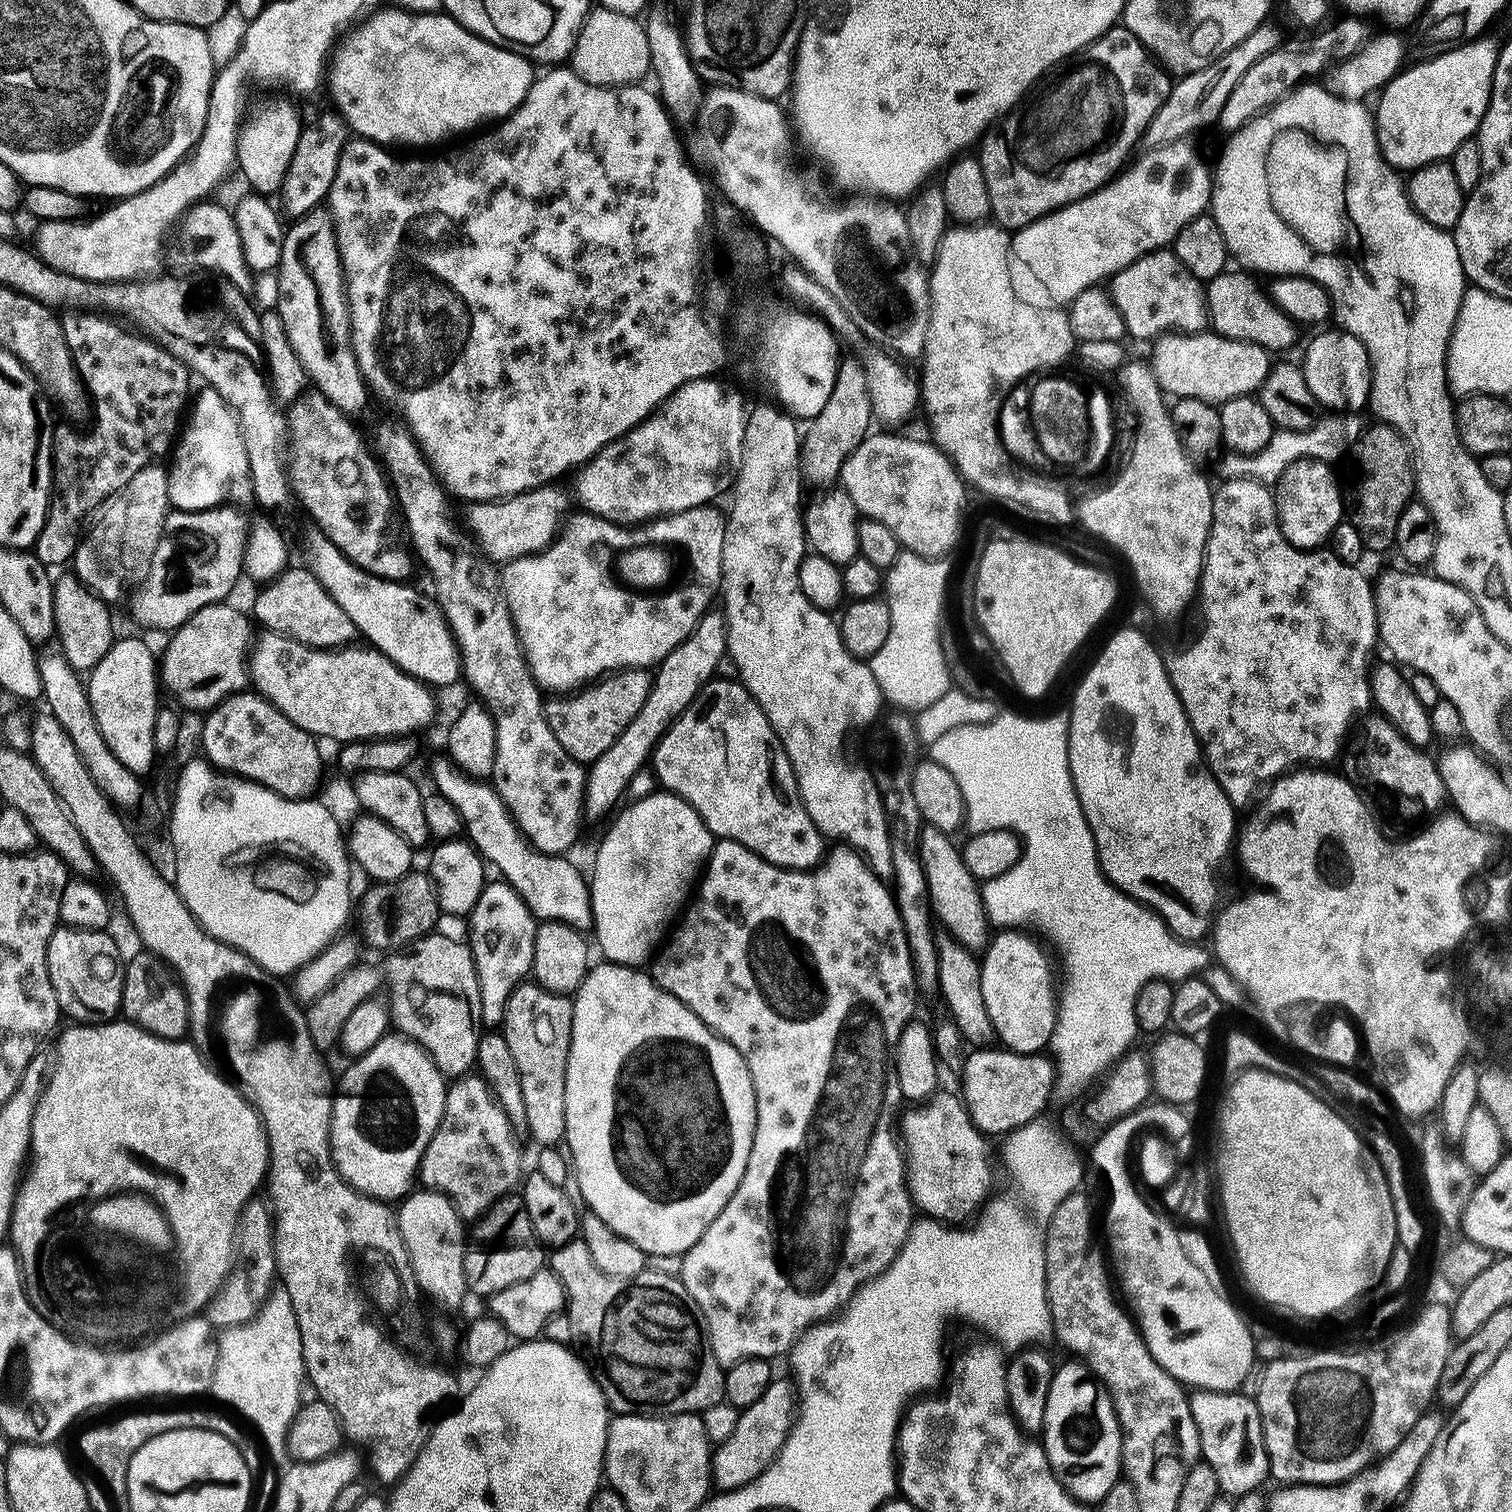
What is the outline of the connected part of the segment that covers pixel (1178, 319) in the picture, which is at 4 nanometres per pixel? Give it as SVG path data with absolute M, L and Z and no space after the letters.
M1165 250L1152 252L1134 262L1126 270L1122 270L1110 281L1110 295L1112 304L1121 312L1125 320L1127 335L1136 340L1155 342L1162 336L1169 334L1200 334L1209 327L1208 293L1205 285L1190 270L1186 270L1184 263L1177 258L1175 251Z

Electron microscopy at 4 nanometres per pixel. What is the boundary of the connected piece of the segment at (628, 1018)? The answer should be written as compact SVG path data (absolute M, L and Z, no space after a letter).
M607 962L601 965L601 968L593 967L589 971L584 985L574 996L574 1034L566 1074L566 1148L574 1165L574 1184L580 1187L580 1196L588 1203L587 1211L591 1215L602 1218L610 1230L634 1242L634 1246L641 1248L649 1258L683 1257L700 1241L702 1234L706 1234L718 1214L726 1210L746 1174L756 1137L754 1082L742 1054L738 1054L728 1040L710 1031L686 1005L678 1002L678 998L663 992L647 971L621 968L618 964Z

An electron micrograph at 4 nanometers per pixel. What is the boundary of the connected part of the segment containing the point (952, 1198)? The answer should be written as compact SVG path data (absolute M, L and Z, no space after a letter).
M947 1090L941 1091L939 1094L932 1097L932 1099L925 1105L917 1107L915 1110L905 1111L902 1116L902 1140L906 1145L906 1163L908 1166L908 1190L912 1193L912 1202L917 1209L924 1211L923 1215L929 1220L939 1220L949 1226L964 1226L969 1222L975 1221L979 1217L983 1207L988 1203L990 1197L993 1195L992 1187L996 1184L996 1176L992 1173L992 1148L989 1137L984 1133L979 1132L974 1126L974 1122L968 1113L968 1107L964 1105L963 1099L959 1095L951 1096Z

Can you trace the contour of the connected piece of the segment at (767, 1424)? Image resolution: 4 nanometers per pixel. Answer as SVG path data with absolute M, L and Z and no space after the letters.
M777 1379L770 1386L770 1390L763 1395L762 1400L758 1401L754 1406L743 1409L739 1413L738 1430L734 1430L734 1438L715 1449L712 1458L712 1479L715 1487L721 1493L733 1492L739 1488L744 1488L761 1476L771 1464L775 1464L777 1458L780 1456L780 1451L786 1446L786 1442L790 1438L792 1428L796 1424L797 1415L798 1389L795 1383L791 1379Z

